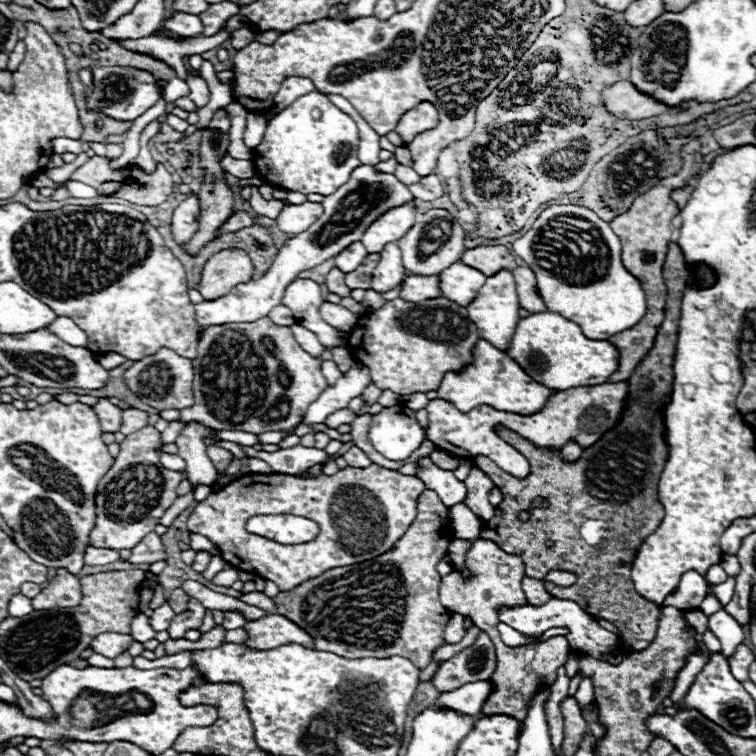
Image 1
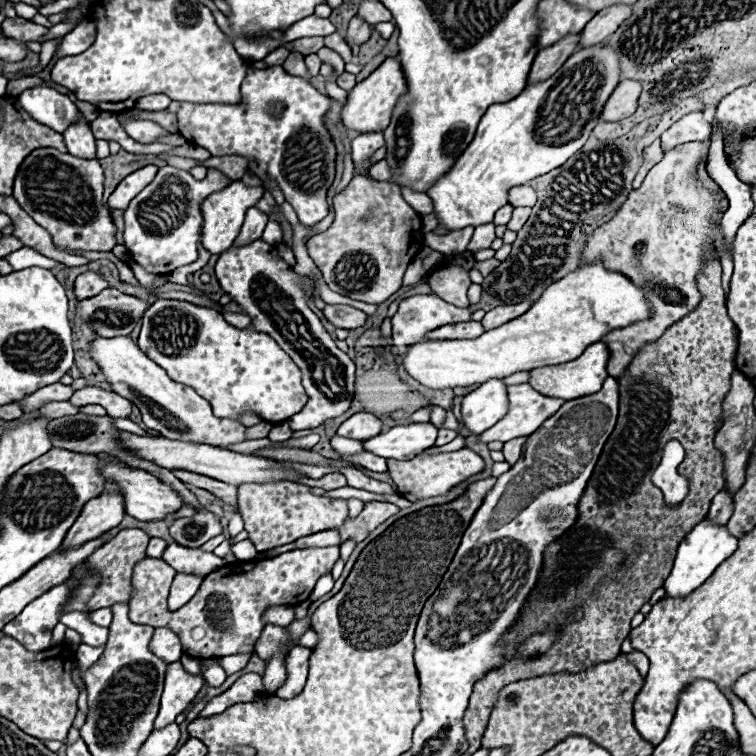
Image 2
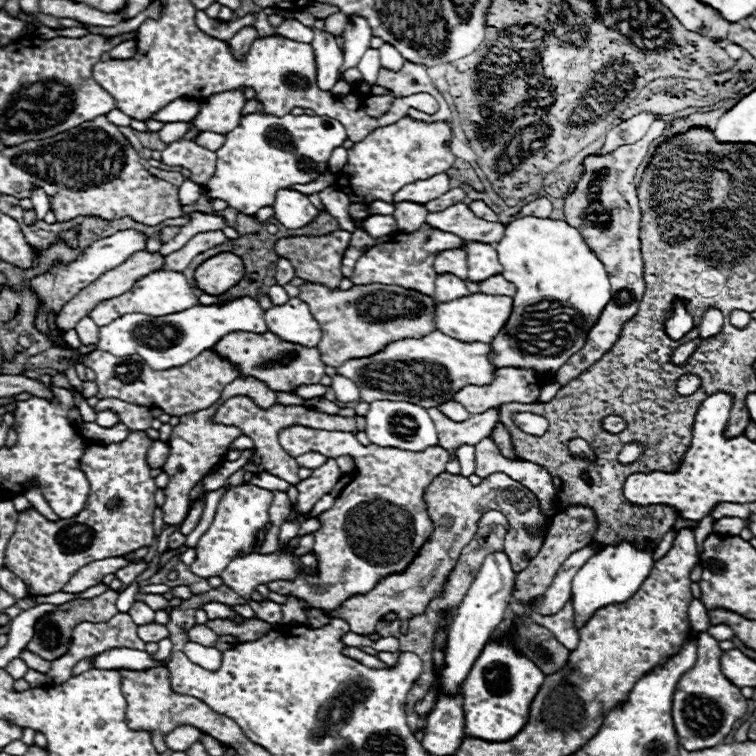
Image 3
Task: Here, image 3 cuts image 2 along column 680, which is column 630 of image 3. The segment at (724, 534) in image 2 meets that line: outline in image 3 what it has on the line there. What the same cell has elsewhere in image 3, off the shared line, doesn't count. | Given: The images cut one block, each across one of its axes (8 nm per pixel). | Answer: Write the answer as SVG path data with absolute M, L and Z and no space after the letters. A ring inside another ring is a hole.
M620 542L616 546L606 546L594 554L574 576L572 580L572 606L576 614L576 628L580 630L588 618L602 606L618 604L628 600L638 592L638 588L648 578L654 566L654 546L636 548L634 542Z

